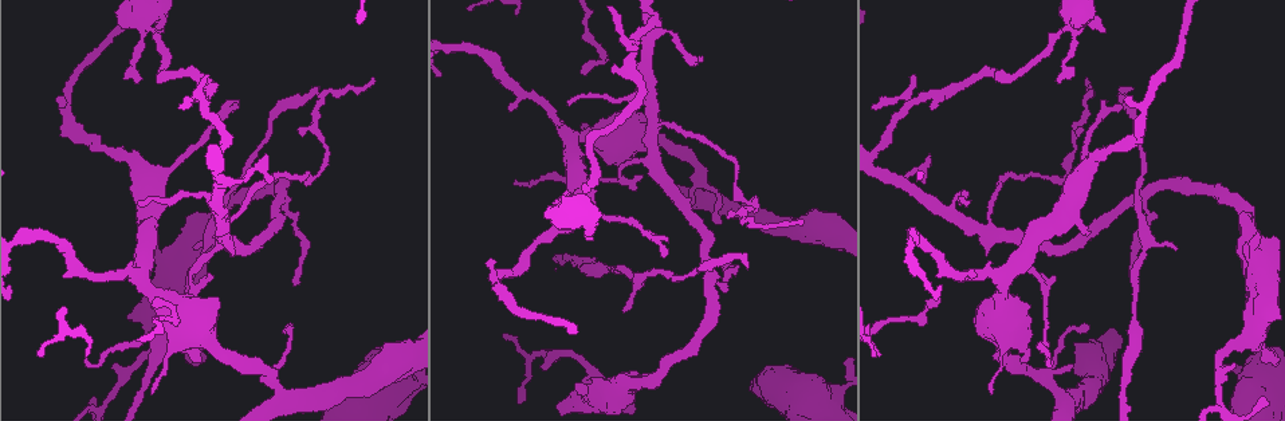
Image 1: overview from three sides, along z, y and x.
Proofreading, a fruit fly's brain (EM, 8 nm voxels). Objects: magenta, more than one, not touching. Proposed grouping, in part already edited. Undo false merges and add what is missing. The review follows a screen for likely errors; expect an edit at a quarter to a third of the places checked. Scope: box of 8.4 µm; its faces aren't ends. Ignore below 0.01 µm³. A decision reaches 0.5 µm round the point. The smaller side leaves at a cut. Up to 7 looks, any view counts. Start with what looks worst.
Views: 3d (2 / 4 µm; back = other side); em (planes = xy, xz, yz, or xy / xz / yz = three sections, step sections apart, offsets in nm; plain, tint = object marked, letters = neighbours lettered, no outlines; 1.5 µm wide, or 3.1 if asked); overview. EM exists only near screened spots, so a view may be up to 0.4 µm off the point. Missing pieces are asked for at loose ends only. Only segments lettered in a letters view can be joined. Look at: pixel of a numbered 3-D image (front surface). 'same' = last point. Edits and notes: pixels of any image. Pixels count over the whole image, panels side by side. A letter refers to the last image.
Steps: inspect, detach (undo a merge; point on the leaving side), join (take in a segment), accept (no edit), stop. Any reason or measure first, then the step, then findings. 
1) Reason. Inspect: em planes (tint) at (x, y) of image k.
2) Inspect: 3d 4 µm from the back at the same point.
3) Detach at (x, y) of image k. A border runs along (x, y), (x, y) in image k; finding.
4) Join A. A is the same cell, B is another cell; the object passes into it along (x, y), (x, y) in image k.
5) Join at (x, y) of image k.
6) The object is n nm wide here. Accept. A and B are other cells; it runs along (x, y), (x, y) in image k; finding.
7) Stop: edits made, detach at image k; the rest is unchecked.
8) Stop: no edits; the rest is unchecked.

End of a long branch. Inspect: 3d 4 µm at (744, 266) of image 1.

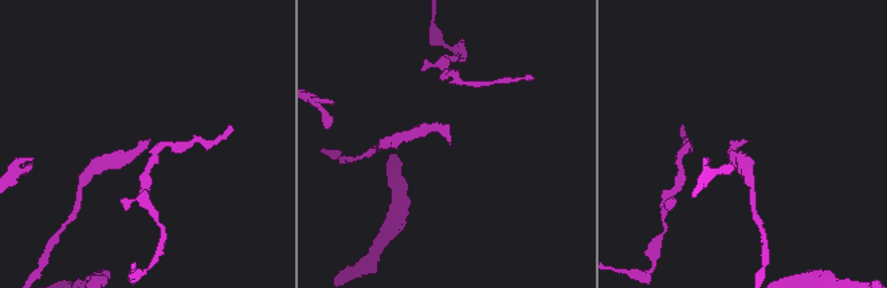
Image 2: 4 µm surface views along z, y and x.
Inspect: em planes (letters) at (148, 142) of image 2.

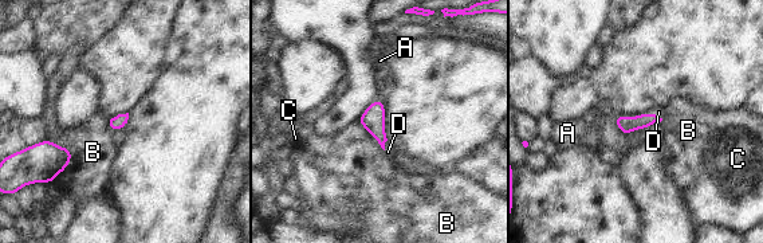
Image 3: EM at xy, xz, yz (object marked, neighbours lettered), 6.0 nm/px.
The object is 90 nm wide here. Join D. D is the same cell, A, B and C are other cells; the object passes into it along (373, 118), (384, 145), (388, 152) in image 3; the neuron continues.

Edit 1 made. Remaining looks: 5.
Redraw. Inspect: overview.

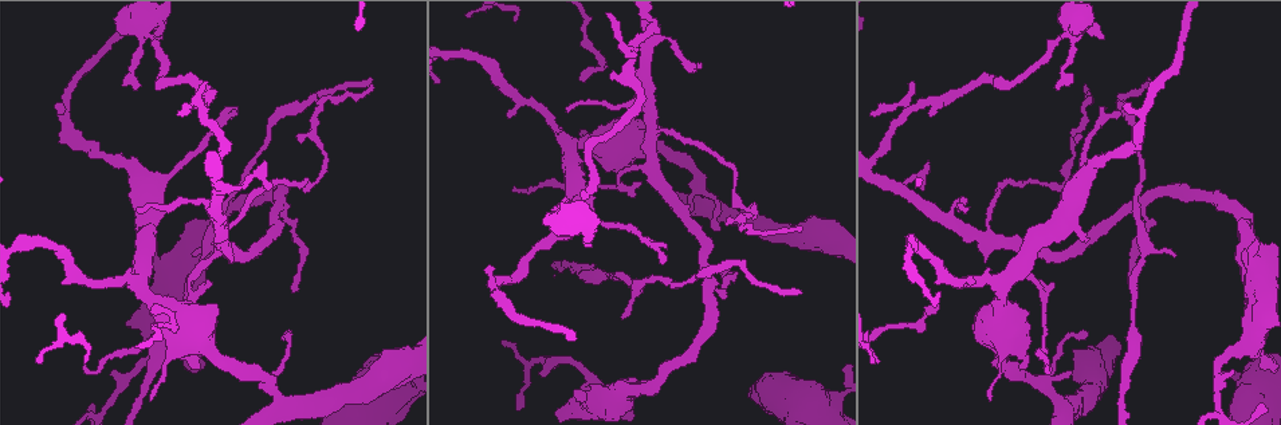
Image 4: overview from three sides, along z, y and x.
Tapers out. Inspect: 3d 2 µm at (720, 229) of image 4.

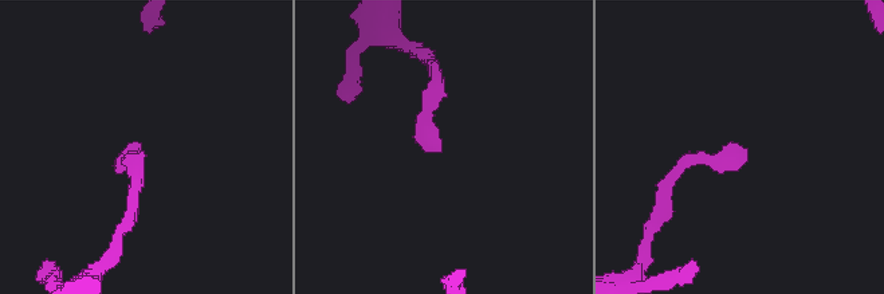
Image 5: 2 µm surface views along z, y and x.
Inspect: em yz step 8 (letters) at (135, 147) of image 5.

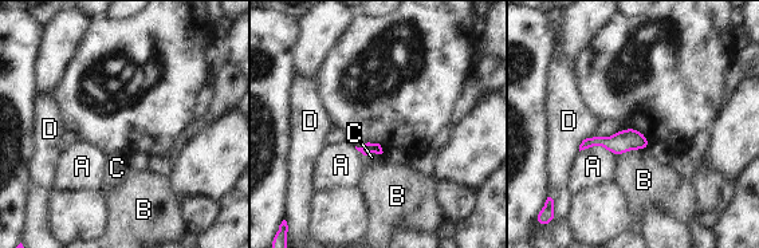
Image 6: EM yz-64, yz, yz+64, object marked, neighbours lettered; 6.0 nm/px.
Inspect: em planes (letters) at the same point.

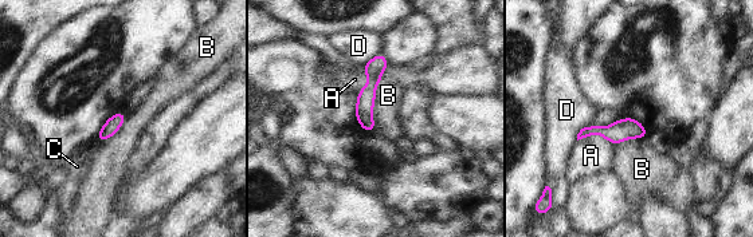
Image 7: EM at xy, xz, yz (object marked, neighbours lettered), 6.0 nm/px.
The longest contact is with B, 300 nm. Accept. A, B, C and D are other cells; no lettered segment goes on from it.

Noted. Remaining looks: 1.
Stop: edits made, join at image 3; the rest is unchecked.

